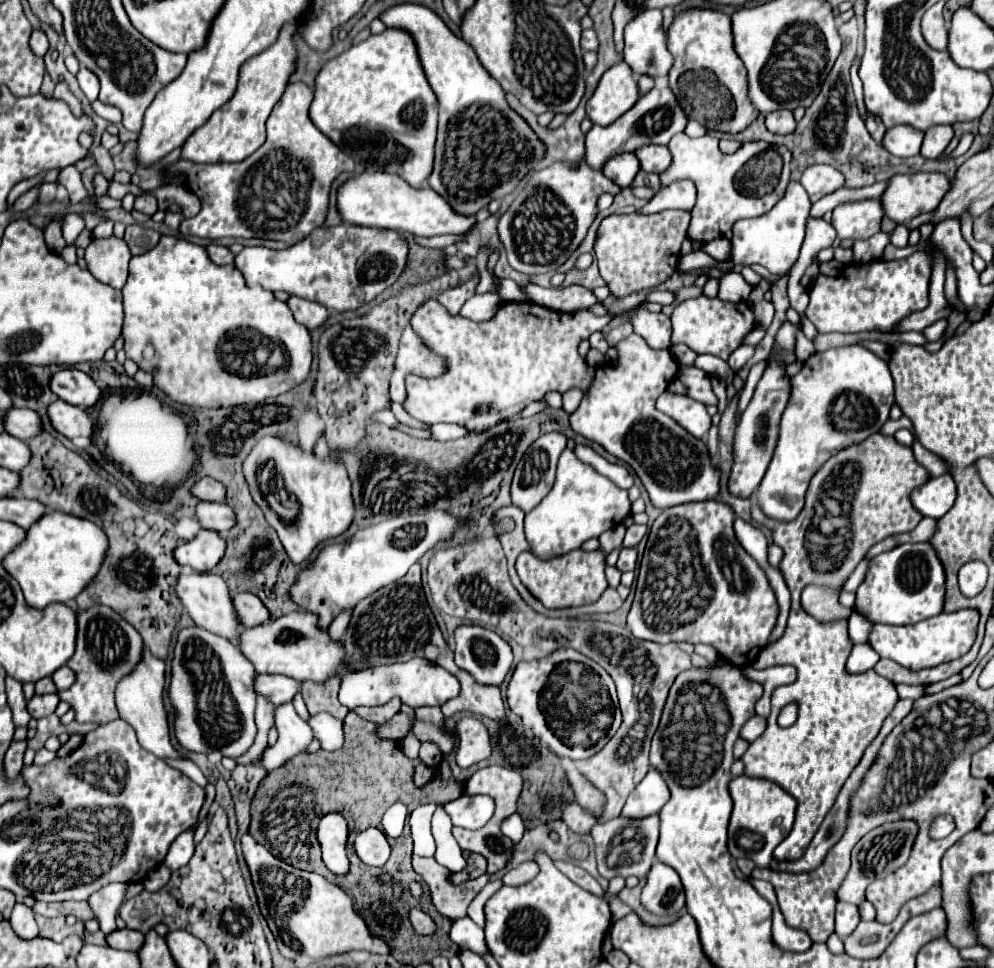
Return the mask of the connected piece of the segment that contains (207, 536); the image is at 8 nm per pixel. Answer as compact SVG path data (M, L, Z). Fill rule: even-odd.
M202 529L192 541L180 543L174 557L176 563L180 563L182 567L190 567L194 571L210 571L224 557L224 547L226 543L224 539L220 539L218 533Z

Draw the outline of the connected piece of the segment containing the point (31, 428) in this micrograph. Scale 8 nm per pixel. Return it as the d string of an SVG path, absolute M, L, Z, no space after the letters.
M8 409L2 415L2 423L4 423L4 431L10 433L12 437L18 437L22 441L38 435L40 429L40 417L36 411L32 409Z

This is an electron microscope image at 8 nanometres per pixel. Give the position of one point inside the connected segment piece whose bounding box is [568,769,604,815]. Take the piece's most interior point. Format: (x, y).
(590, 798)

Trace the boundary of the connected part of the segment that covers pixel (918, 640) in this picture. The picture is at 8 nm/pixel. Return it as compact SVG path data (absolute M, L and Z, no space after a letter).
M962 609L956 613L940 613L936 617L930 617L928 621L918 621L916 625L874 625L868 635L868 645L886 659L892 659L900 663L906 669L920 671L928 667L936 667L940 663L954 661L968 653L976 639L976 627L978 627L978 611L974 609Z

